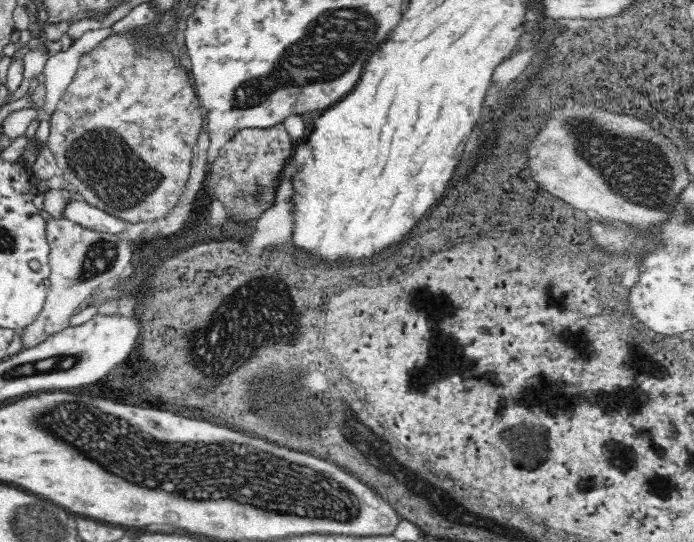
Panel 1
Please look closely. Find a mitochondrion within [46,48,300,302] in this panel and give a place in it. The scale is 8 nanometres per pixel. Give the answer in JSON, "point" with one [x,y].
{"point":[102,162]}

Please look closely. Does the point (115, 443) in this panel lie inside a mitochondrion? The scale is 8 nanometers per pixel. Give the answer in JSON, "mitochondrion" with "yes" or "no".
{"mitochondrion":"yes"}

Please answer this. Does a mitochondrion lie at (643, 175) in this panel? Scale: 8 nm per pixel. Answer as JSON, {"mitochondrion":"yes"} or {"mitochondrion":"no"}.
{"mitochondrion":"yes"}

